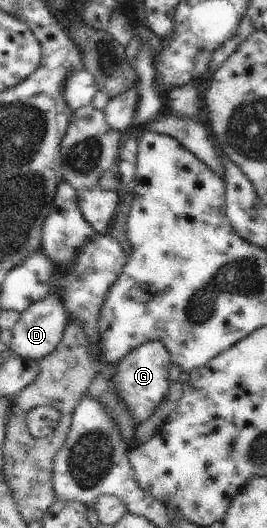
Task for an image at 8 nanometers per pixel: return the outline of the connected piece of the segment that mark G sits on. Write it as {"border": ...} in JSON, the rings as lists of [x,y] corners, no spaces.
{"border":[[[159,340],[141,342],[138,348],[134,348],[116,366],[111,382],[117,388],[117,395],[129,408],[131,419],[135,426],[146,422],[156,409],[168,396],[168,368],[171,359],[164,343]]]}

